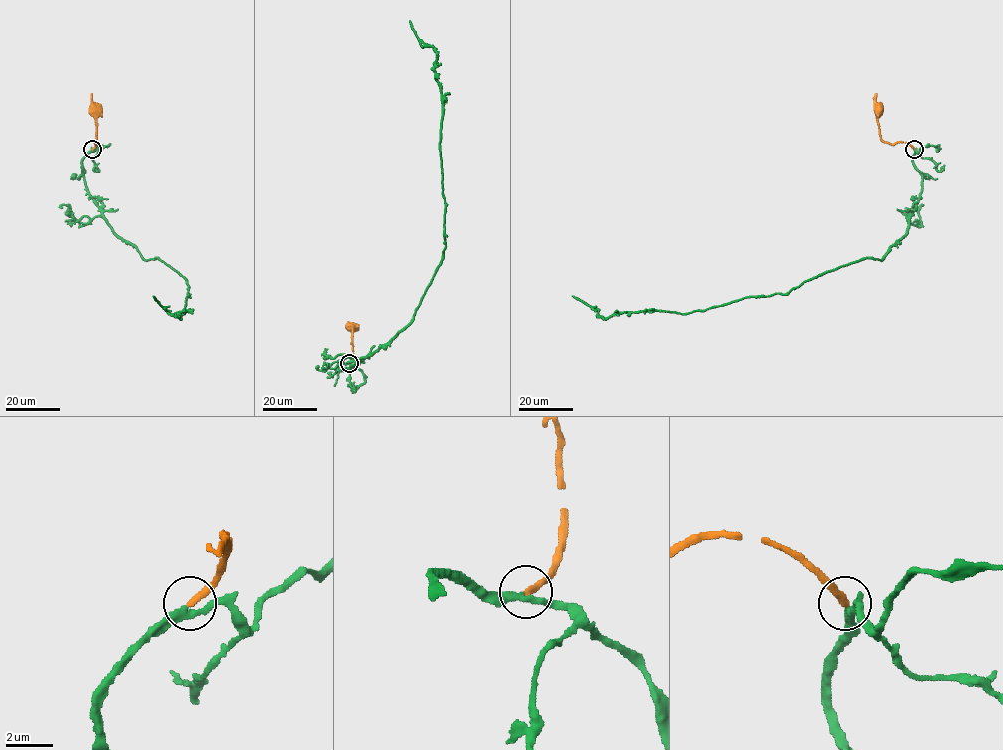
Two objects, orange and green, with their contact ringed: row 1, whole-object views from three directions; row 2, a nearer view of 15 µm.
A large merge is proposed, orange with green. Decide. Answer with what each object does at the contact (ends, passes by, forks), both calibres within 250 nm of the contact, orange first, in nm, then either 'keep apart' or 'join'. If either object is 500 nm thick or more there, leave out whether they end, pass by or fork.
orange ends; green passes by; calibres 300 and 280 nm; join

